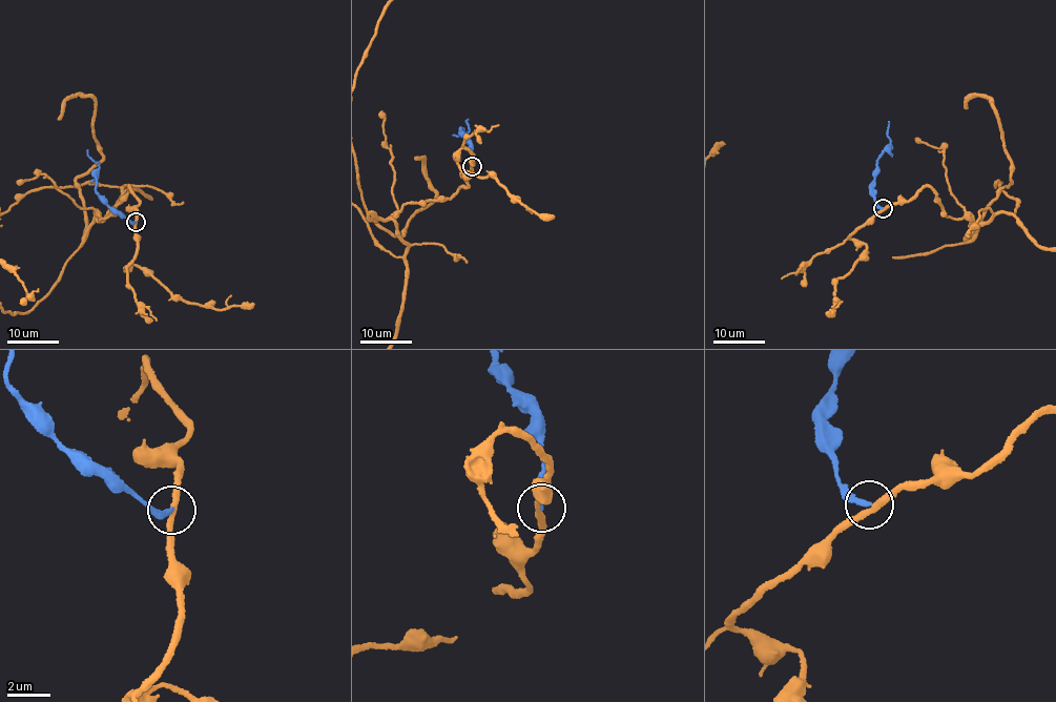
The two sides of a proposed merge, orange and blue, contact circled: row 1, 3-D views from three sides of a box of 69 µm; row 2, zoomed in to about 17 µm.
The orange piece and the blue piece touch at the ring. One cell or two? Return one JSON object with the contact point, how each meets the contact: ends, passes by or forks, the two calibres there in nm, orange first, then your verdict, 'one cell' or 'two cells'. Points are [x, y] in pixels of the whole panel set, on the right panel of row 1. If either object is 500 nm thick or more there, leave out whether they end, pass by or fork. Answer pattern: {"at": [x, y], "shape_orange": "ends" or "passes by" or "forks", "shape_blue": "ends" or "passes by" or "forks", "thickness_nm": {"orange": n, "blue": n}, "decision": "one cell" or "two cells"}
{"at": [883, 208], "shape_orange": "passes by", "shape_blue": "ends", "thickness_nm": {"orange": 280, "blue": 180}, "decision": "two cells"}

